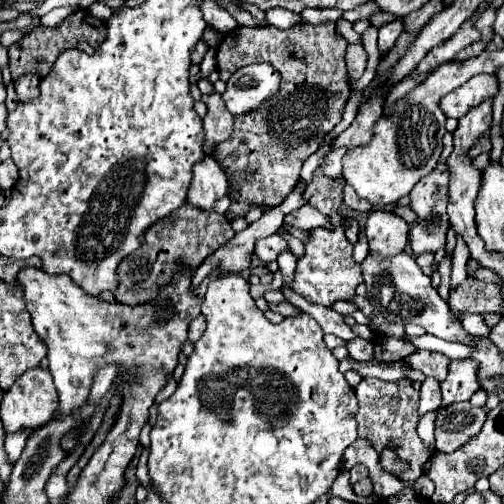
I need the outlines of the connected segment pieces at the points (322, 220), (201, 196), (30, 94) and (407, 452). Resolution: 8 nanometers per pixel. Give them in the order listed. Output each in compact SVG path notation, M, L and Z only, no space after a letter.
M303 205L303 207L295 209L293 213L289 213L285 217L285 225L291 225L291 227L303 229L303 231L309 231L309 229L323 227L323 225L331 225L331 223L329 223L329 219L323 213L319 213L311 205Z
M207 155L201 163L193 167L193 181L187 193L187 203L199 207L199 209L209 209L215 211L217 199L227 195L227 177L223 175L223 169L219 163Z
M33 73L21 75L15 81L15 91L17 91L17 99L19 101L31 101L39 95L39 77Z
M363 377L361 383L357 385L357 401L359 401L359 411L357 411L357 423L359 423L359 437L373 441L373 447L377 449L377 453L385 447L397 447L399 449L399 457L407 459L411 463L411 471L401 477L403 481L413 481L421 475L421 465L431 457L431 451L427 445L423 445L423 441L419 439L415 427L419 423L419 391L415 391L411 379L399 379L395 383L389 381L377 381L377 379L369 379Z

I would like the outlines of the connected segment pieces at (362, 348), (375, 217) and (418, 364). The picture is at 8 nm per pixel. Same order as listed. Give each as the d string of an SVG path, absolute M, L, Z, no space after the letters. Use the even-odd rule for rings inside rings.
M355 337L346 343L349 356L358 362L371 362L374 359L372 341Z
M373 211L365 225L369 253L399 255L409 241L409 223L387 211Z
M415 351L409 357L409 363L413 369L423 371L427 377L435 377L443 381L443 377L447 375L449 359L443 353L435 353L435 351Z

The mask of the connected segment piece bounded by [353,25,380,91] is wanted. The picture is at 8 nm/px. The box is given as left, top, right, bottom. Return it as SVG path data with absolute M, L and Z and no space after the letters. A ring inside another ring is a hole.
M371 25L362 34L362 43L368 54L367 67L363 75L353 84L353 91L364 90L375 77L380 57L378 51L378 28Z

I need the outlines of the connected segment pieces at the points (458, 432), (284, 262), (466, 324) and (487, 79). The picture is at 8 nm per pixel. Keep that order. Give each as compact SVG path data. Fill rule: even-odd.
M469 401L449 405L447 409L437 409L435 419L435 437L437 437L437 451L453 453L463 443L467 443L485 423L485 409L473 407Z
M285 249L285 253L279 253L277 263L279 263L281 271L283 271L285 285L289 285L289 283L291 283L291 279L293 279L293 271L295 271L295 265L297 265L297 257L293 255L293 251L291 251L291 249Z
M467 313L461 323L463 323L463 329L465 329L469 335L489 337L489 333L491 333L491 329L485 325L485 321L483 321L481 315L471 315L471 313Z
M475 75L459 89L441 99L441 109L447 117L461 119L469 109L479 105L485 97L497 93L497 75Z

